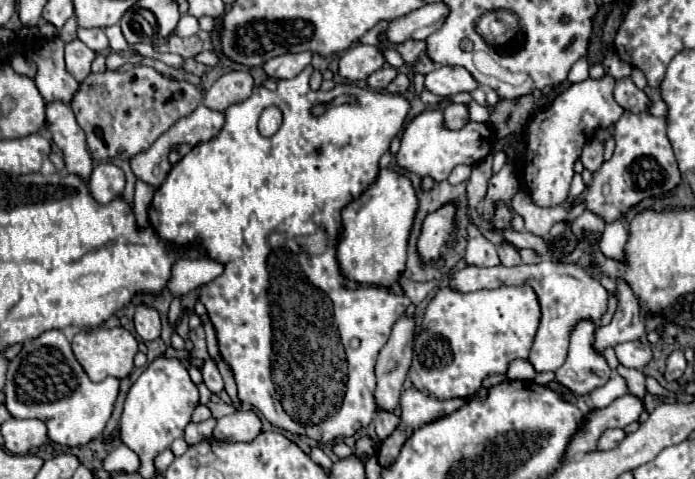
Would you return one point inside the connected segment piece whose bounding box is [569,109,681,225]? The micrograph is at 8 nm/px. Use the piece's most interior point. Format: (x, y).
(643, 165)

